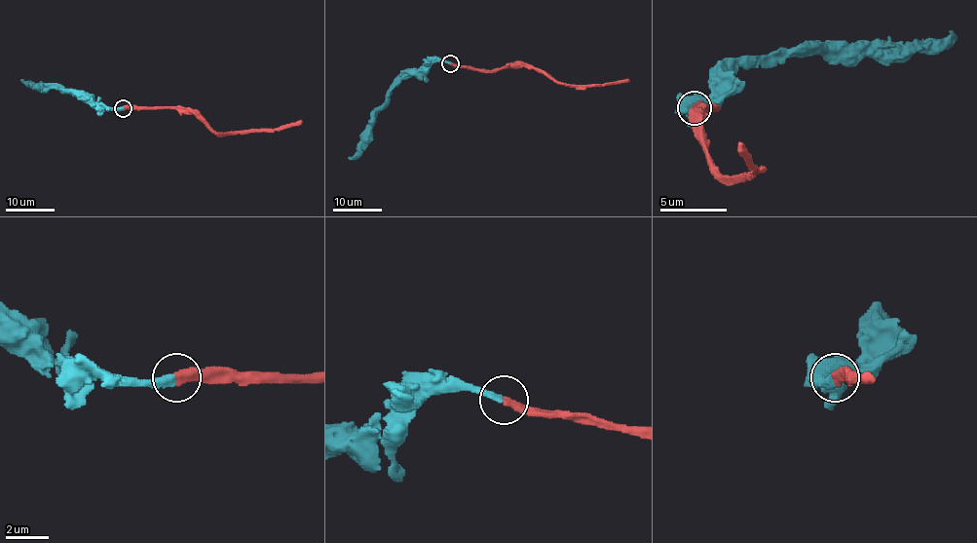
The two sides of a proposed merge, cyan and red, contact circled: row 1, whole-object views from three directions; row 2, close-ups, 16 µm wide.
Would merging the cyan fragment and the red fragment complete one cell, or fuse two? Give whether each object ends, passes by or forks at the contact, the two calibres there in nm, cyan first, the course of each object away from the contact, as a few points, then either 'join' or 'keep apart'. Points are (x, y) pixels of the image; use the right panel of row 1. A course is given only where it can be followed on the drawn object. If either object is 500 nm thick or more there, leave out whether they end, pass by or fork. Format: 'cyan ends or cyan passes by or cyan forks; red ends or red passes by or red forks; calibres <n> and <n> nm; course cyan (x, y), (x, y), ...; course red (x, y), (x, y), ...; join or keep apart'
cyan ends; red ends; calibres 360 and 440 nm; course cyan (694, 108), (687, 108), (740, 65), (754, 65), (767, 55), (891, 55), (928, 52), (952, 38), (952, 31); course red (694, 108), (713, 108), (703, 115), (703, 149), (724, 175), (750, 175), (754, 169), (736, 142); join

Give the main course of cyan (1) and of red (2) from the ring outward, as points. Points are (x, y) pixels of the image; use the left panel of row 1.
1: (123, 108), (100, 107), (65, 89), (33, 87), (20, 80)
2: (123, 108), (194, 110), (215, 132), (221, 133), (277, 131), (296, 126), (301, 120)

